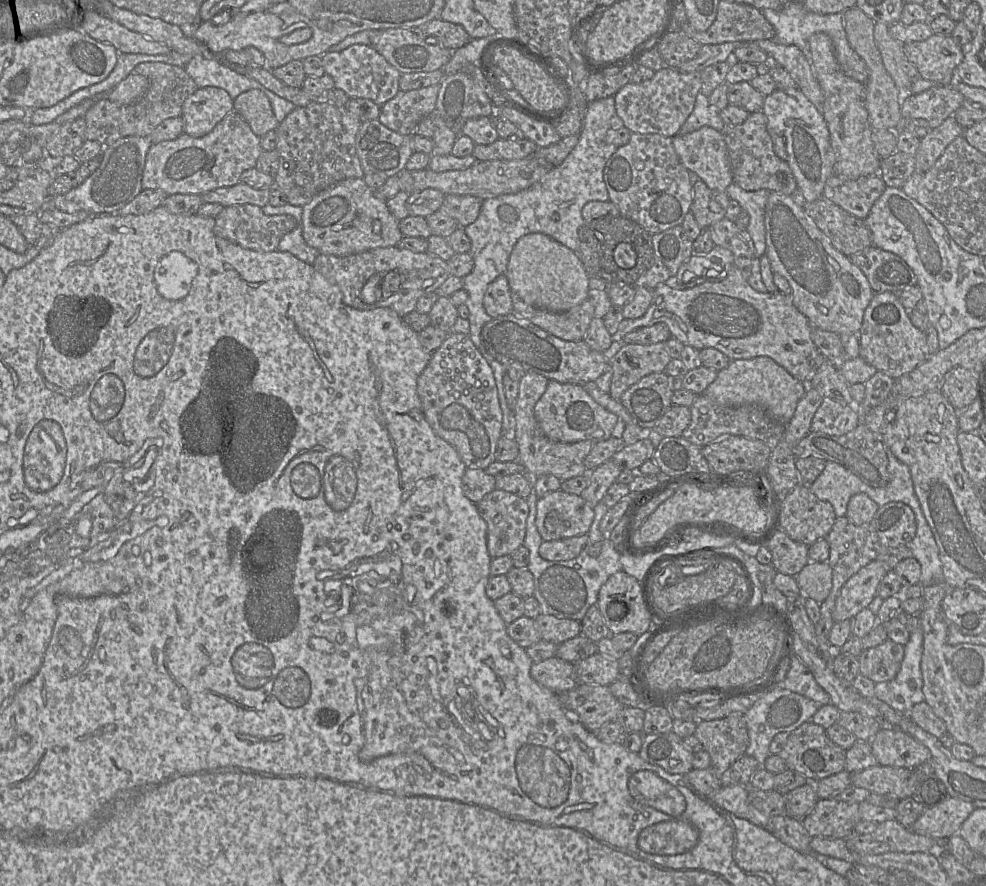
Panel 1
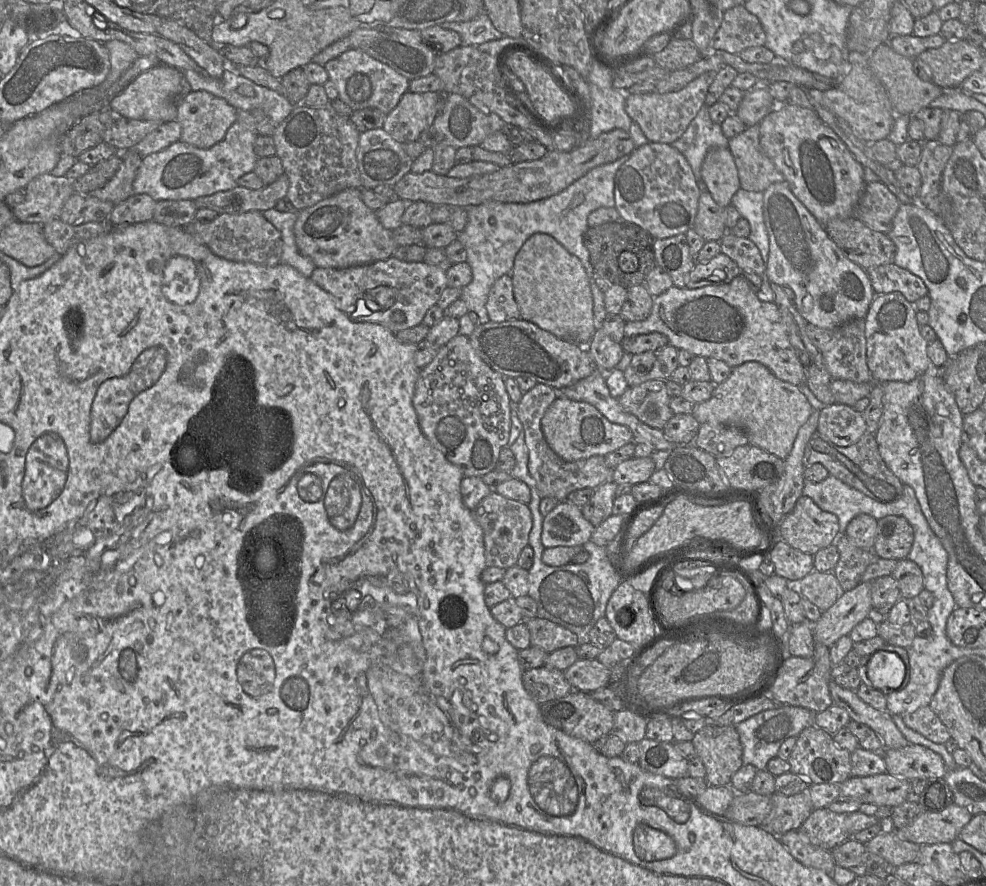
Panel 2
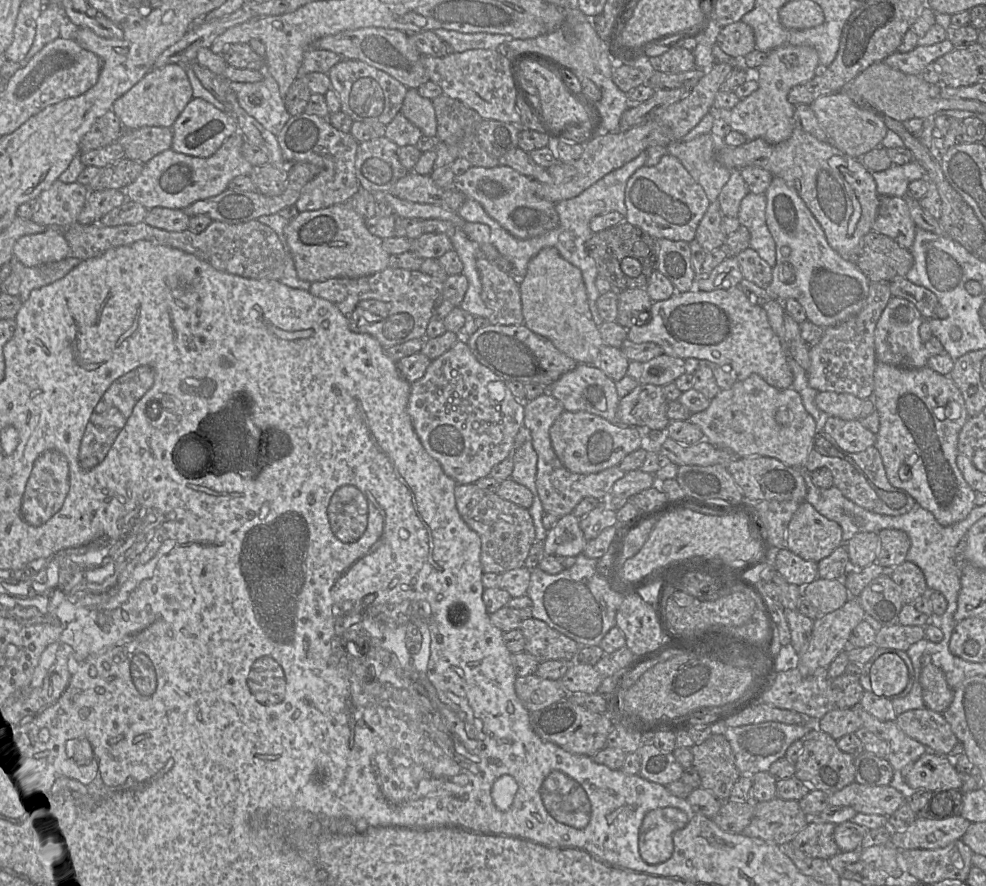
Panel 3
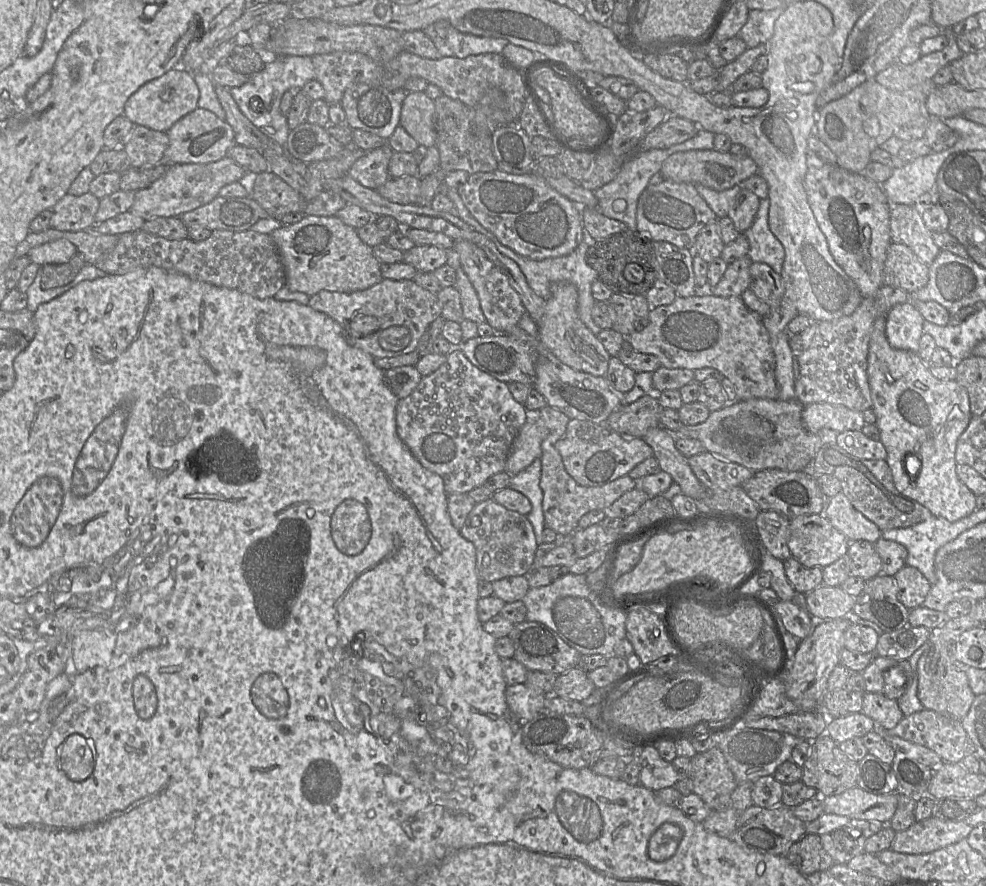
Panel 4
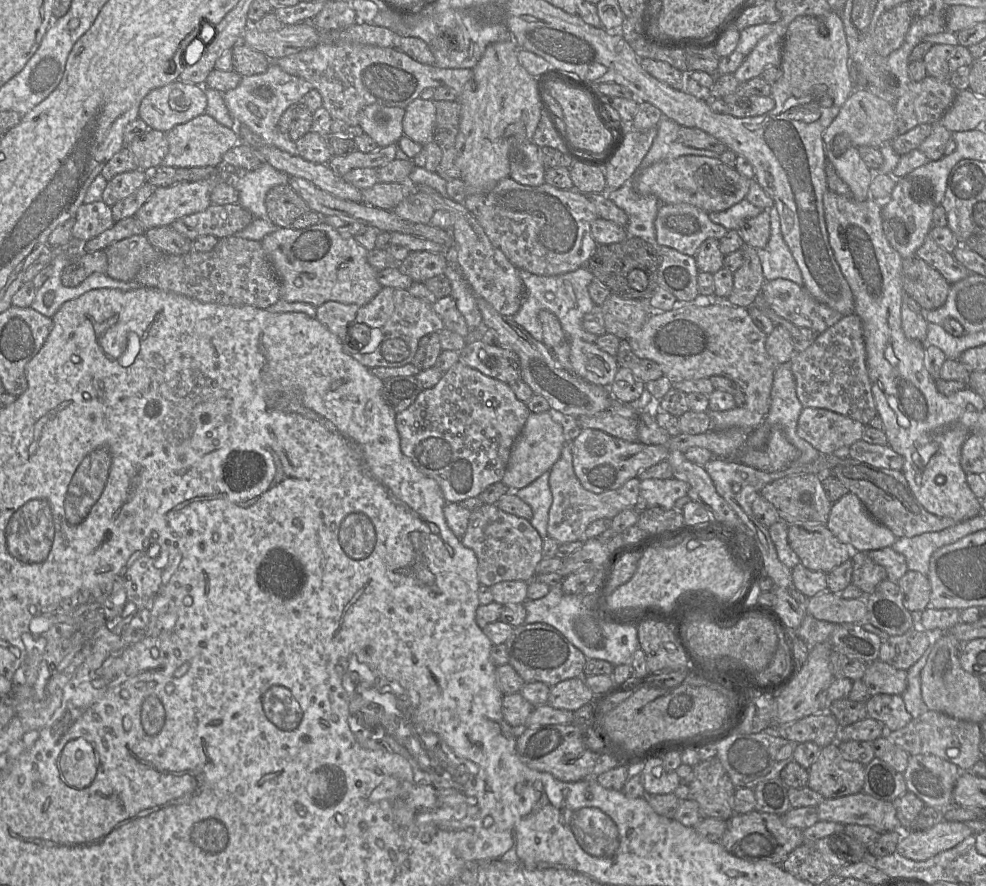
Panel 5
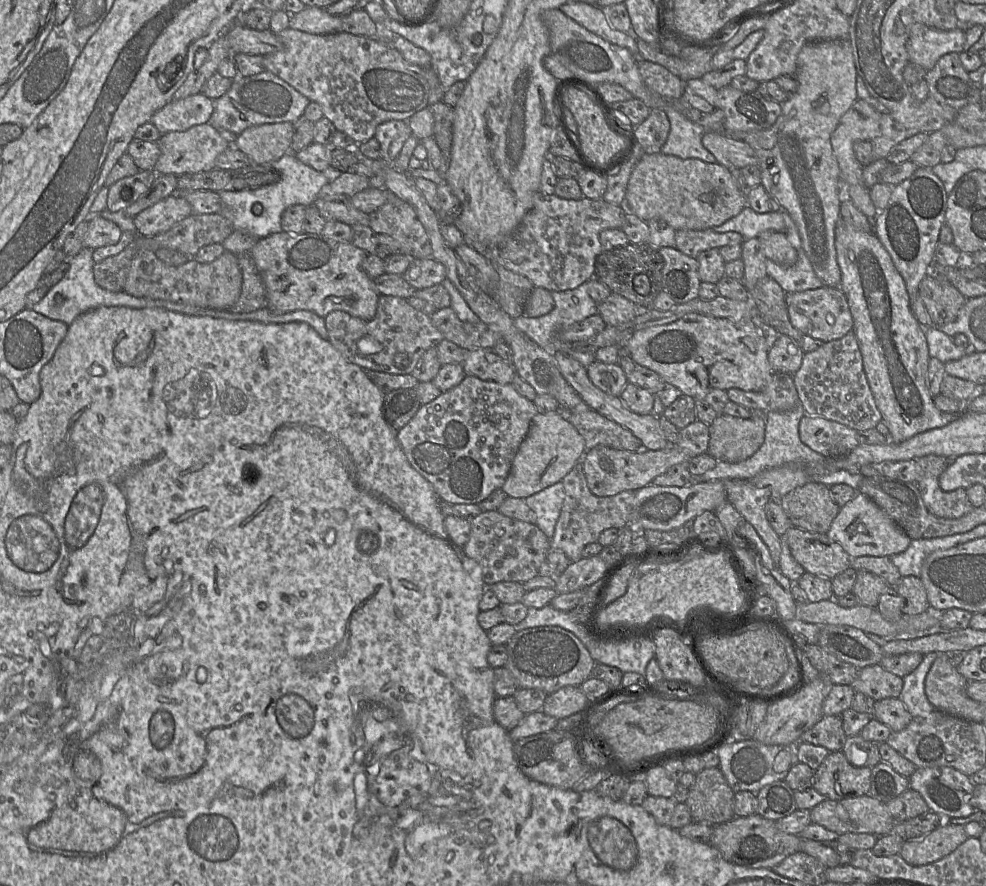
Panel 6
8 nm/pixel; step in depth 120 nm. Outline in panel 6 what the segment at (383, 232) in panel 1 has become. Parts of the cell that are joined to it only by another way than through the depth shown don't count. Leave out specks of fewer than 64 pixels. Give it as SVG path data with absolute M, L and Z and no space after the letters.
M282 231L279 233L271 234L266 238L259 239L249 253L254 260L254 263L260 273L266 289L267 307L265 308L269 308L270 310L277 313L287 313L295 310L308 310L316 313L322 318L325 318L330 312L336 310L347 312L348 314L355 316L363 321L370 321L375 317L380 294L374 287L373 279L370 278L362 269L362 262L365 259L367 252L355 246L352 244L352 242L341 242L329 238L322 233L289 233Z

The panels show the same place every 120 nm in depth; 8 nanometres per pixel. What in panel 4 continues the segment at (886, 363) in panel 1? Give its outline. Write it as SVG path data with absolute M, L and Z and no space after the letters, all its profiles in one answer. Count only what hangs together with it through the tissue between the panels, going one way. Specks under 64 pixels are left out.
M909 302L893 306L886 315L885 334L894 349L919 351L924 318Z

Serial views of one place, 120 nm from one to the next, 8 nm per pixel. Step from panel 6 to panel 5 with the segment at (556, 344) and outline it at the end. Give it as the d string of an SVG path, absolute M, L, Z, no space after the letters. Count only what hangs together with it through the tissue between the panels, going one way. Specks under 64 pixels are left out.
M582 266L574 271L554 276L535 275L520 268L517 268L517 271L524 284L524 294L519 311L512 317L516 324L523 327L537 341L543 342L538 313L540 310L546 309L558 318L567 339L596 342L598 336L587 332L582 327L584 315L595 306L588 290L589 284L594 281L595 277L586 267Z

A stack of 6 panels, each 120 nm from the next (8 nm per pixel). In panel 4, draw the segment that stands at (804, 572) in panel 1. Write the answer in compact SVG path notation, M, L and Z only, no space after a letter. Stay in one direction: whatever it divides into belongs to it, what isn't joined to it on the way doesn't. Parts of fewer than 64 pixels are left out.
M821 584L804 594L811 614L823 620L849 617L856 603L856 598L840 586Z

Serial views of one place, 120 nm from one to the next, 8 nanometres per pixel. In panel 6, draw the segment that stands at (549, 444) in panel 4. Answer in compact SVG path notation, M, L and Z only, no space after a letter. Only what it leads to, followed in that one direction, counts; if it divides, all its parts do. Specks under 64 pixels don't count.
M578 462L561 482L565 497L554 535L550 540L551 548L562 550L571 562L576 562L582 558L584 547L597 542L602 531L608 528L619 529L628 525L636 491L626 490L607 497L594 495L587 486L581 462Z

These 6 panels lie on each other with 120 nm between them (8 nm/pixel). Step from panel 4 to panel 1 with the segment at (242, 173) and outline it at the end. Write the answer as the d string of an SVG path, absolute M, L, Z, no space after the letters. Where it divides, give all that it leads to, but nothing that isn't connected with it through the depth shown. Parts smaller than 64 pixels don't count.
M235 111L229 112L208 134L193 137L182 133L174 140L152 144L146 155L142 177L142 188L161 189L168 196L181 194L204 194L211 190L236 185L240 182L241 174L254 168L262 152L261 138L257 136L249 124Z

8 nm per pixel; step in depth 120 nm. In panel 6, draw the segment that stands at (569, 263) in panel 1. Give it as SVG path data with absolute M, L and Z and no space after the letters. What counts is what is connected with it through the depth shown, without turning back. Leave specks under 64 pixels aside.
M595 360L586 367L586 371L593 385L612 396L620 397L628 384L626 375L618 363L606 364Z

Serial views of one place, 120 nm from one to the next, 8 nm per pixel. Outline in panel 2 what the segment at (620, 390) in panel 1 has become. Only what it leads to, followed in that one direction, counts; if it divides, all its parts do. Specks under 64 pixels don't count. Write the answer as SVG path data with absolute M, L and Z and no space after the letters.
M667 344L654 351L632 355L630 365L623 371L629 387L649 380L668 380L679 366L678 349Z

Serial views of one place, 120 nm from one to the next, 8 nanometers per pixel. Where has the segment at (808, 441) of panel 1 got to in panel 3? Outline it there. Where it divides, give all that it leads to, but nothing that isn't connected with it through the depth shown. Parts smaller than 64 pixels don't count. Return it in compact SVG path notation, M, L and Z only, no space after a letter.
M817 432L805 468L810 472L819 468L829 469L833 476L834 485L846 498L877 514L899 516L910 511L916 504L916 501L906 490L898 489L890 484L882 457L875 445L862 452L848 453L843 451L826 432Z

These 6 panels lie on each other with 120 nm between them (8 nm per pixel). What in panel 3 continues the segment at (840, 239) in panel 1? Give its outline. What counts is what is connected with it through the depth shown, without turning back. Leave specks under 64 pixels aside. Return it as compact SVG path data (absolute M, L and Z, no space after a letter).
M872 230L862 238L854 262L873 283L890 282L896 277L906 278L914 260L909 250Z

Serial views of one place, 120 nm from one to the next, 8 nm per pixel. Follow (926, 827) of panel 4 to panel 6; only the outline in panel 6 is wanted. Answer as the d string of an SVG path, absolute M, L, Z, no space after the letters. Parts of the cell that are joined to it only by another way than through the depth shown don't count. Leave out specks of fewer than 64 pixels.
M944 822L923 837L904 841L899 855L914 866L940 860L953 852L968 838L964 825Z

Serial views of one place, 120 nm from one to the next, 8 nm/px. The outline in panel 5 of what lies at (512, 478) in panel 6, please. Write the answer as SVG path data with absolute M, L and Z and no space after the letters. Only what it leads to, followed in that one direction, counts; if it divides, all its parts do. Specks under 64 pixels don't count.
M549 412L530 413L526 423L516 438L501 482L510 491L524 488L549 471L559 459L565 444L562 426L555 422Z

